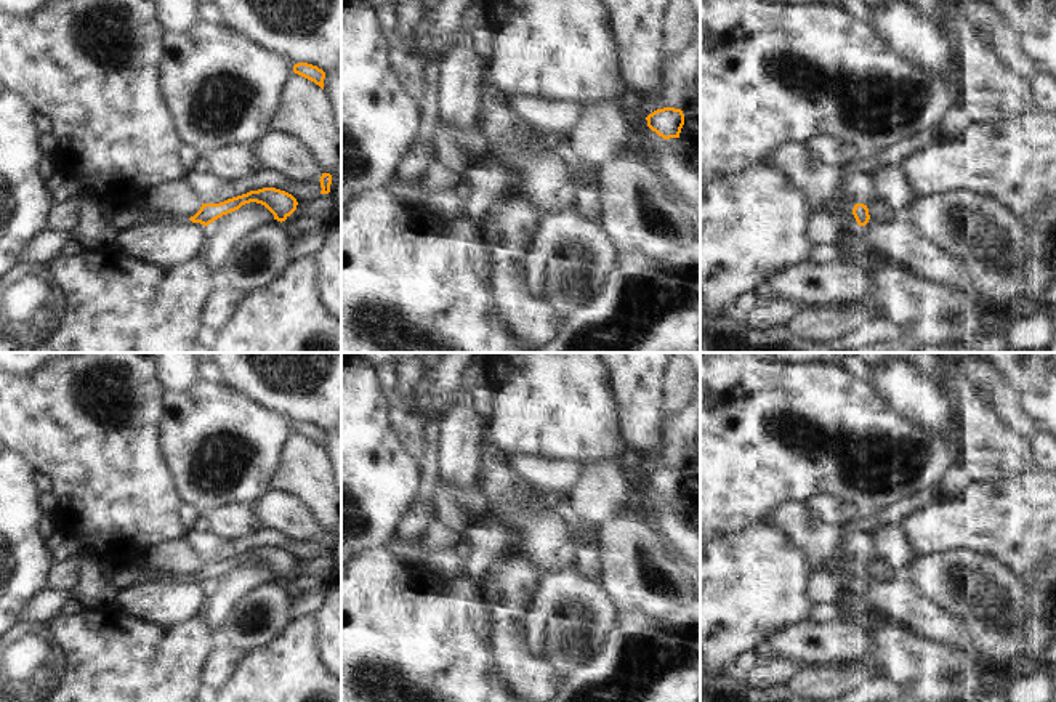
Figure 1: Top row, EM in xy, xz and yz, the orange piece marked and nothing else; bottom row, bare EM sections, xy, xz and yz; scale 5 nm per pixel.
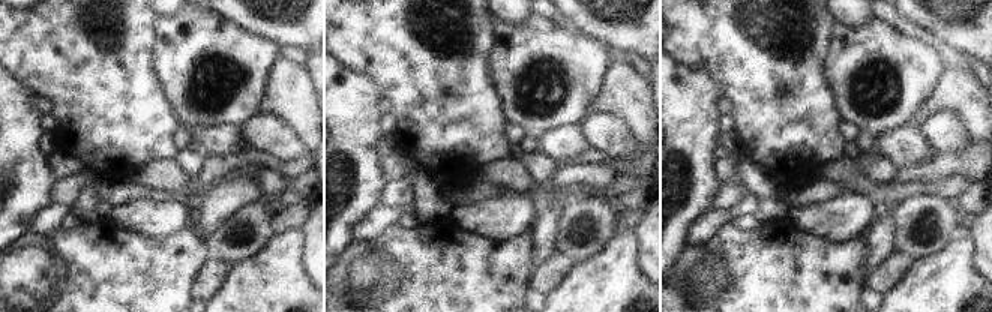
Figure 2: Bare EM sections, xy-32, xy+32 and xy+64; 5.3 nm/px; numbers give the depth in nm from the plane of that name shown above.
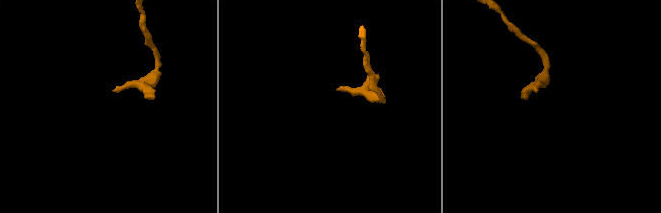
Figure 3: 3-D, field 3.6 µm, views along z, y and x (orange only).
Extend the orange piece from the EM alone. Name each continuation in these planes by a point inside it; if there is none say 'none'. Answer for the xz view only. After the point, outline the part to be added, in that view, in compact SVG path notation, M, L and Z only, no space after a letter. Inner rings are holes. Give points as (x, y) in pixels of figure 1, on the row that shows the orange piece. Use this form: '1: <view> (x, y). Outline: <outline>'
none.

